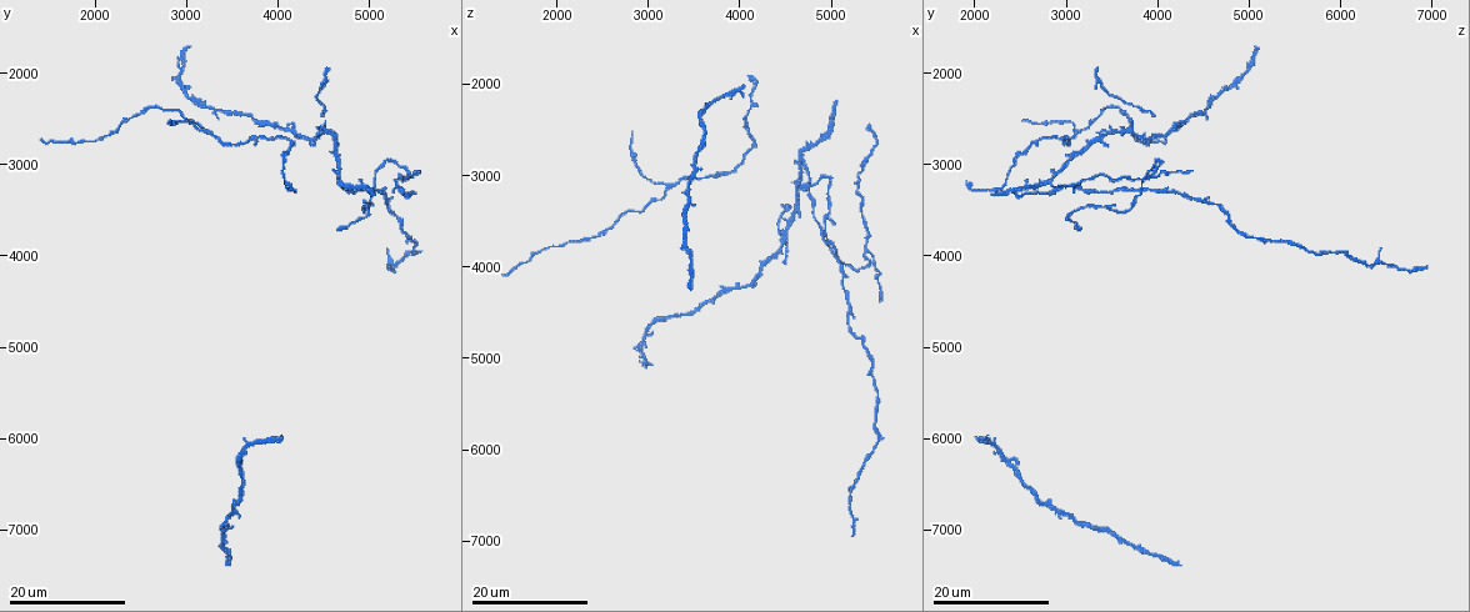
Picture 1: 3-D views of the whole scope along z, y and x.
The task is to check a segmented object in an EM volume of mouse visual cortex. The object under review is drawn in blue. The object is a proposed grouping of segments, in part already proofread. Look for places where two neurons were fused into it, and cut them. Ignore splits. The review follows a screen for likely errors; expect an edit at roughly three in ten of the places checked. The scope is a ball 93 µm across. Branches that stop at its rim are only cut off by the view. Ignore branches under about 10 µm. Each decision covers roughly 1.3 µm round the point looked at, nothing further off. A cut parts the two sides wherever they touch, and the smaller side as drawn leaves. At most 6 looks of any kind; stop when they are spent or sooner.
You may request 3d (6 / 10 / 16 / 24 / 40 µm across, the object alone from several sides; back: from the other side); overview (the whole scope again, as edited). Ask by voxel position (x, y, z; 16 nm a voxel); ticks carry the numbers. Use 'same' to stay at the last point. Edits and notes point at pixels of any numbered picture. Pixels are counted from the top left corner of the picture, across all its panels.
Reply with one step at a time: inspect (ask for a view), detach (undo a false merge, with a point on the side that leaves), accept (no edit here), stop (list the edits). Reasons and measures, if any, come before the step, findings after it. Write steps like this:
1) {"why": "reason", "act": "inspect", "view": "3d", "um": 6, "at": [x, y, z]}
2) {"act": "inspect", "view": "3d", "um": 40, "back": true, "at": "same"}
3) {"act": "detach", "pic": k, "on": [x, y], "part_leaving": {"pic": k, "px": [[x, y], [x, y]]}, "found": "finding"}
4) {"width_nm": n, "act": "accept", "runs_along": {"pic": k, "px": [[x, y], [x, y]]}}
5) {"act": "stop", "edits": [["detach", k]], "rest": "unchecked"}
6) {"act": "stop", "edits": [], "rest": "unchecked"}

{"why": "four or more arms meet", "act": "inspect", "view": "3d", "um": 24, "at": [5450, 3150, 3950]}

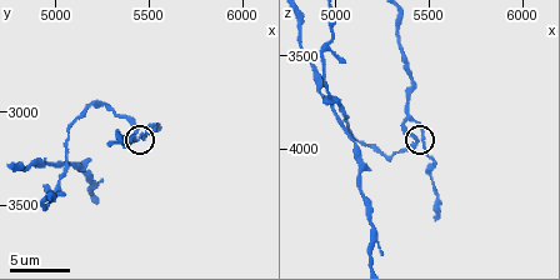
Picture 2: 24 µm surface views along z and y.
{"act": "inspect", "view": "3d", "um": 10, "at": [5460, 3120, 3920]}

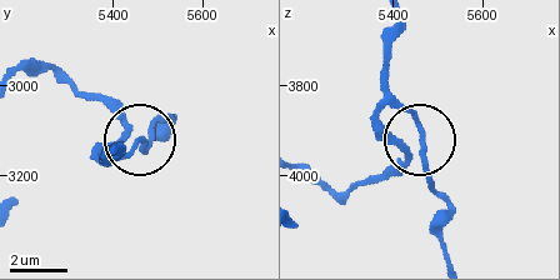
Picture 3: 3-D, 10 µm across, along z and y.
{"width_nm": 150, "act": "accept", "runs_along": {"pic": 3, "px": [[306, 170], [343, 191], [385, 180], [421, 146], [450, 218]]}, "found": "one neuron here"}

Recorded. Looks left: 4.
{"why": "four or more arms meet", "act": "inspect", "view": "3d", "um": 10, "at": [5020, 3280, 3840]}

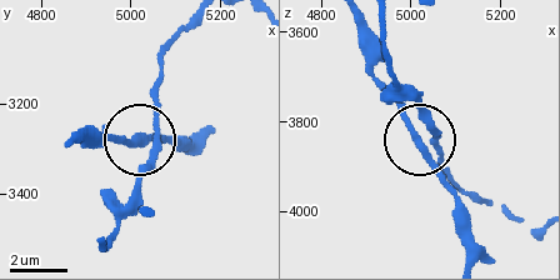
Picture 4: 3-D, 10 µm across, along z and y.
{"width_nm": 220, "act": "accept", "found": "all the same neuron"}

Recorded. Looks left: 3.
{"why": "a fork", "act": "inspect", "view": "3d", "um": 16, "at": [3200, 2650, 3150]}

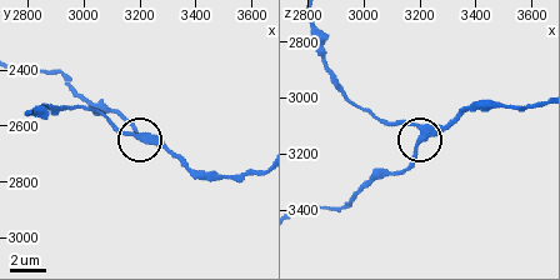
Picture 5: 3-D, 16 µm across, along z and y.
{"act": "inspect", "view": "3d", "um": 10, "at": [3220, 2640, 3120]}

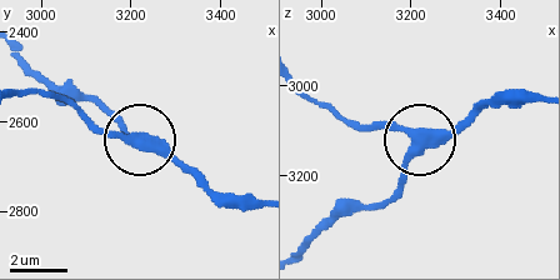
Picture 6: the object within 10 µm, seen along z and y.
{"side_arm_um": 14, "act": "accept", "runs_along": {"pic": 6, "px": [[536, 99], [486, 100], [421, 139], [345, 120]]}, "found": "continuous, no second neuron"}

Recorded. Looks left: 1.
{"act": "stop", "edits": [], "rest": "unchecked"}

